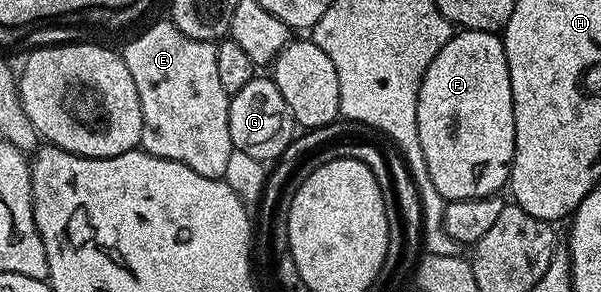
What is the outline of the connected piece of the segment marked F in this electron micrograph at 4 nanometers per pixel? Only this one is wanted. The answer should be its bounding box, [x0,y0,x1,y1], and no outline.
[416,29,514,202]

